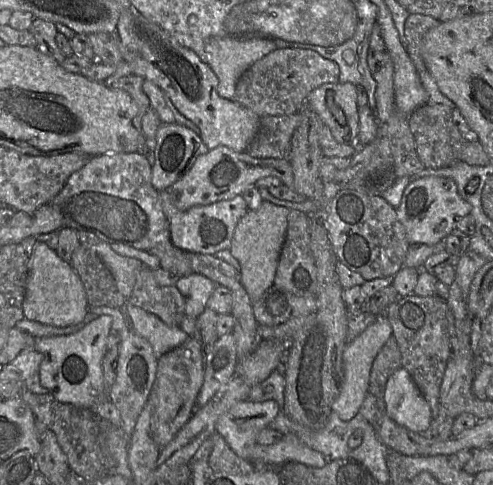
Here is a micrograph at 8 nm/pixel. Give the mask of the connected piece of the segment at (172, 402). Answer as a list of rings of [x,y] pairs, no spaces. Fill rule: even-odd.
[[[193,337],[157,359],[156,378],[151,390],[151,434],[160,449],[170,443],[191,419],[191,414],[196,409],[196,398],[204,382],[204,368],[204,353],[200,343]]]

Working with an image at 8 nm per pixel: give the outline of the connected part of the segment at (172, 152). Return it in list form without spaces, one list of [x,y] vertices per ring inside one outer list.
[[[161,123],[156,141],[151,183],[159,192],[167,191],[200,155],[210,151],[198,134],[176,123]]]

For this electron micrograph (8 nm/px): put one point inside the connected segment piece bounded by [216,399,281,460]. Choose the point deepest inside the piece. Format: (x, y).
(240, 426)

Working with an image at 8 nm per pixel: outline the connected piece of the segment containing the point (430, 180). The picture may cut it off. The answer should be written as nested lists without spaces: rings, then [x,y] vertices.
[[[428,176],[411,181],[404,191],[397,215],[406,230],[409,244],[435,245],[455,228],[458,219],[471,213],[472,206],[458,193],[457,184],[451,178]]]

